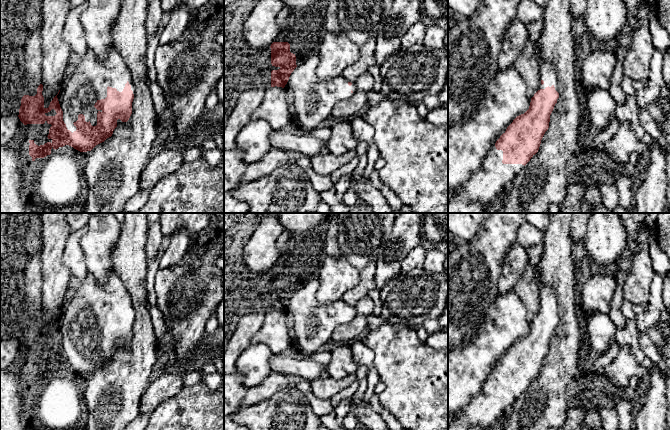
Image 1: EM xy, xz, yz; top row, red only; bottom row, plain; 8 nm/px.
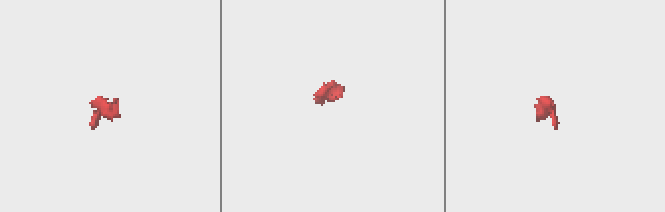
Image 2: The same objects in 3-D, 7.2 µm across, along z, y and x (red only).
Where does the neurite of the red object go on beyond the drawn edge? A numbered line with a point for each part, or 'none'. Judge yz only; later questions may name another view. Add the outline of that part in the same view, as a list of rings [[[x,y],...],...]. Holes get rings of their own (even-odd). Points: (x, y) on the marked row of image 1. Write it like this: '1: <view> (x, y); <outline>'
1: yz (547, 73); [[[540,61],[539,64],[539,77],[540,77],[540,89],[545,89],[546,87],[555,87],[555,90],[559,92],[557,74],[554,65],[549,61]]]
2: yz (484, 185); [[[494,146],[488,152],[480,169],[460,186],[459,191],[448,200],[448,213],[482,213],[488,204],[494,202],[499,192],[505,189],[524,168],[522,164],[503,164],[503,151]]]

